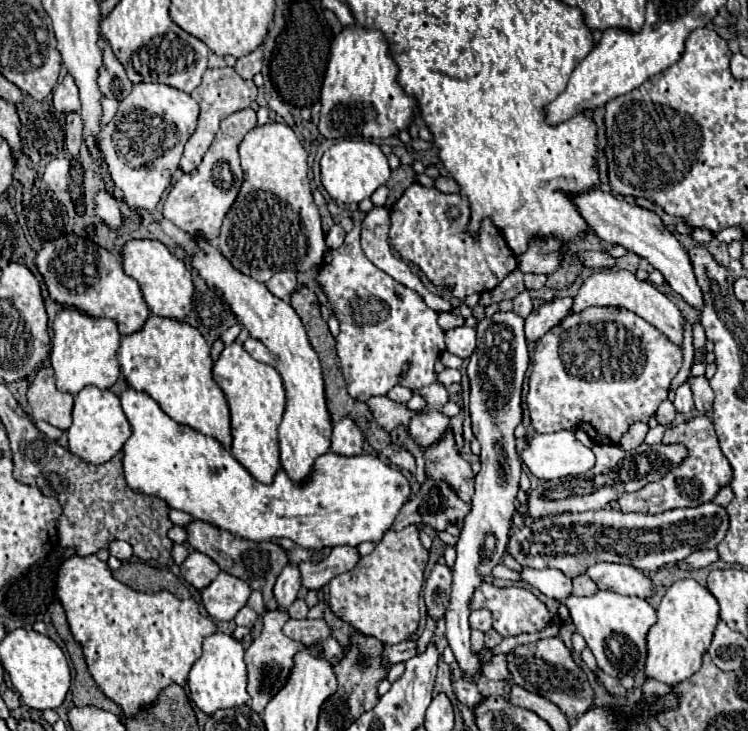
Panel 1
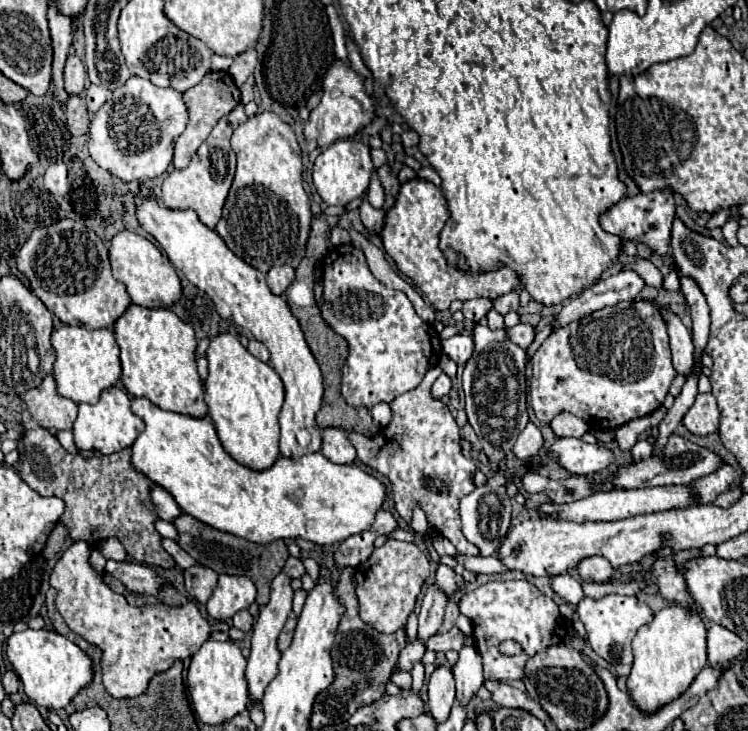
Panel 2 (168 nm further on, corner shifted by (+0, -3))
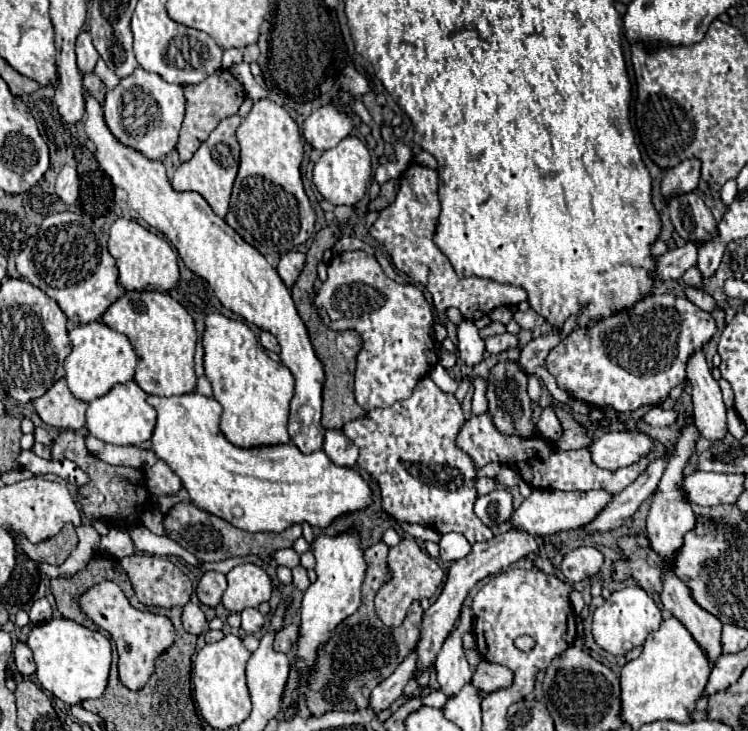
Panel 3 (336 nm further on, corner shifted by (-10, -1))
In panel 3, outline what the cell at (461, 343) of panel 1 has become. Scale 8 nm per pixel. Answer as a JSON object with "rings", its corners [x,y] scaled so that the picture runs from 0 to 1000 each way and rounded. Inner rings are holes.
{"rings":[[[619,439],[611,450],[611,486],[624,499],[638,499],[648,486],[648,469],[632,439]]]}

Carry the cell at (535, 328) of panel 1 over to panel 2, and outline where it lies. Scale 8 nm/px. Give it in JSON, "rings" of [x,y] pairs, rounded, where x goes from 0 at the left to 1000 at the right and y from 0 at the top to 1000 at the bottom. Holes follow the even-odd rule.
{"rings":[[[694,442],[686,450],[678,450],[678,458],[697,477],[705,477],[713,469],[713,464],[715,464],[715,447],[707,445],[707,442]]]}

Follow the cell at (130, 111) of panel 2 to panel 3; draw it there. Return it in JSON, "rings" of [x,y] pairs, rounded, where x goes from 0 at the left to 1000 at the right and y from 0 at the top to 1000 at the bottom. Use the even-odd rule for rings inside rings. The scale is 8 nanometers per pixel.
{"rings":[[[183,92],[180,100],[162,108],[154,122],[143,124],[138,155],[148,182],[162,196],[189,207],[199,218],[218,218],[234,204],[239,190],[239,176],[247,160],[245,119],[237,114],[221,114],[213,103]]]}

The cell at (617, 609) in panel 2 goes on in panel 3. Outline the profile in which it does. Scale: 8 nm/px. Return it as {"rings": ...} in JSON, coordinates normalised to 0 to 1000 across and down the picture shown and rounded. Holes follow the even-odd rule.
{"rings":[[[833,803],[817,811],[817,817],[793,836],[793,871],[801,885],[817,896],[836,896],[844,888],[854,885],[868,866],[881,860],[884,836],[876,828],[873,817],[854,803]]]}

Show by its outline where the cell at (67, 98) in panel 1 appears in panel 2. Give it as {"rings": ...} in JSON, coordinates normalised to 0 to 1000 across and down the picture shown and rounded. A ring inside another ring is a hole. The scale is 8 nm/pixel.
{"rings":[[[95,75],[87,86],[87,97],[84,97],[84,116],[92,133],[98,130],[108,130],[111,127],[111,116],[114,116],[114,92],[108,86],[108,81],[103,75]]]}

